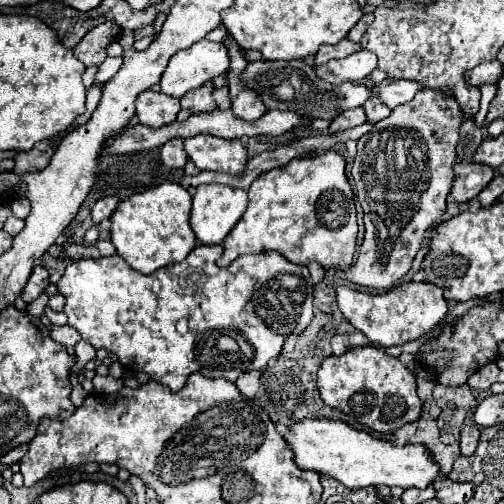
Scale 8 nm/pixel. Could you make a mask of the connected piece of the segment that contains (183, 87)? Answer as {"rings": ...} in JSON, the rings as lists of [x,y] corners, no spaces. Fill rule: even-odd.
{"rings":[[[200,40],[192,48],[180,50],[172,56],[160,80],[160,92],[180,98],[190,90],[200,88],[214,76],[226,74],[228,70],[228,48],[218,42]]]}

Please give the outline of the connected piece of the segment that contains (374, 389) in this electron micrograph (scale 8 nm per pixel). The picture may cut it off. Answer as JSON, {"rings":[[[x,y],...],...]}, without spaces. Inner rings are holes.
{"rings":[[[374,346],[350,348],[342,356],[324,360],[318,370],[318,390],[324,404],[354,416],[360,424],[380,434],[416,422],[422,412],[414,374],[398,358],[392,358],[382,348]]]}

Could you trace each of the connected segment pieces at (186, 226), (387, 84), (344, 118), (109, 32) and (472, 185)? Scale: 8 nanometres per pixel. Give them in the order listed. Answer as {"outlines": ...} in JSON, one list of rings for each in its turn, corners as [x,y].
{"outlines":[[[[164,182],[160,186],[154,186],[150,190],[144,190],[140,194],[132,194],[128,200],[122,200],[112,214],[112,228],[110,228],[110,240],[116,246],[118,254],[138,272],[152,274],[158,268],[164,268],[168,264],[182,262],[196,246],[196,236],[190,228],[190,208],[192,208],[192,196],[176,182]]],[[[386,78],[384,82],[376,84],[376,94],[382,98],[382,102],[388,108],[396,108],[400,104],[406,104],[414,98],[416,92],[424,90],[422,84],[416,84],[414,80],[394,80]]],[[[354,108],[354,110],[342,112],[340,116],[336,116],[330,124],[330,132],[340,132],[340,130],[346,130],[346,128],[354,128],[354,126],[360,126],[364,122],[366,122],[364,108]]],[[[104,22],[92,28],[72,50],[76,58],[80,58],[86,66],[100,66],[106,56],[106,48],[110,42],[118,40],[120,28],[114,22]]],[[[456,162],[454,164],[454,184],[450,194],[456,202],[470,202],[476,198],[494,178],[494,168],[476,162]]]]}

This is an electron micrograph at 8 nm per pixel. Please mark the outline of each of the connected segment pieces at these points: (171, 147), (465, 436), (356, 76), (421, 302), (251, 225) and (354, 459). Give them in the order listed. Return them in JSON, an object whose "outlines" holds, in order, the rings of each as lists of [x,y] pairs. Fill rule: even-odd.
{"outlines":[[[[172,138],[168,140],[162,150],[160,150],[160,156],[162,156],[162,162],[168,166],[168,168],[184,168],[188,156],[184,152],[184,146],[182,146],[182,138]]],[[[464,426],[460,432],[460,448],[462,448],[462,456],[472,456],[476,446],[480,442],[480,428],[478,426]]],[[[358,50],[354,56],[346,56],[342,60],[328,60],[326,64],[320,64],[314,68],[316,76],[320,80],[326,80],[330,84],[342,84],[346,80],[362,80],[376,68],[376,54],[368,50]]],[[[402,282],[388,290],[388,294],[366,294],[348,286],[336,288],[336,302],[344,318],[360,330],[372,344],[396,346],[418,340],[430,332],[448,312],[442,290],[430,282]]],[[[324,152],[308,158],[294,158],[282,168],[272,168],[262,172],[248,188],[248,210],[242,220],[234,226],[234,230],[224,240],[224,254],[218,264],[224,268],[244,254],[260,254],[260,252],[280,252],[292,264],[308,266],[310,262],[318,262],[326,268],[346,270],[350,268],[356,252],[356,208],[354,194],[344,174],[344,158],[338,152]]],[[[302,420],[290,426],[286,442],[296,454],[296,464],[304,470],[332,476],[346,488],[358,490],[366,486],[400,486],[400,488],[426,488],[440,476],[438,464],[430,458],[422,444],[396,446],[378,440],[364,430],[354,430],[346,422],[336,420]]]]}

